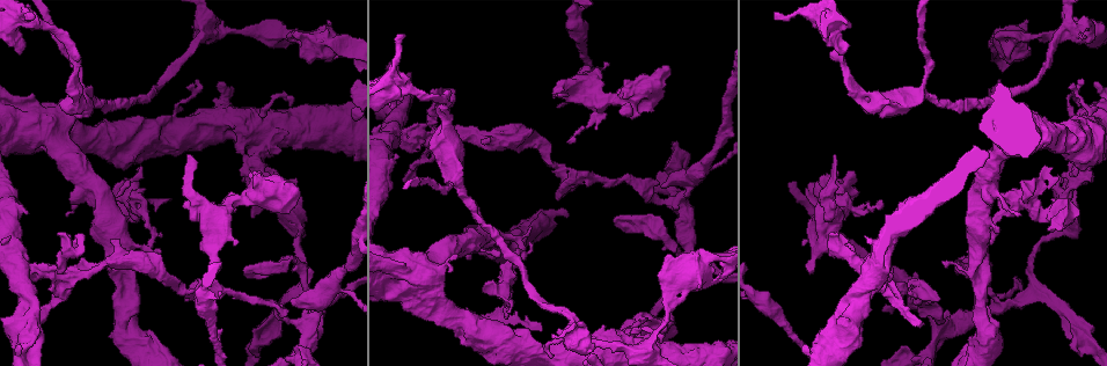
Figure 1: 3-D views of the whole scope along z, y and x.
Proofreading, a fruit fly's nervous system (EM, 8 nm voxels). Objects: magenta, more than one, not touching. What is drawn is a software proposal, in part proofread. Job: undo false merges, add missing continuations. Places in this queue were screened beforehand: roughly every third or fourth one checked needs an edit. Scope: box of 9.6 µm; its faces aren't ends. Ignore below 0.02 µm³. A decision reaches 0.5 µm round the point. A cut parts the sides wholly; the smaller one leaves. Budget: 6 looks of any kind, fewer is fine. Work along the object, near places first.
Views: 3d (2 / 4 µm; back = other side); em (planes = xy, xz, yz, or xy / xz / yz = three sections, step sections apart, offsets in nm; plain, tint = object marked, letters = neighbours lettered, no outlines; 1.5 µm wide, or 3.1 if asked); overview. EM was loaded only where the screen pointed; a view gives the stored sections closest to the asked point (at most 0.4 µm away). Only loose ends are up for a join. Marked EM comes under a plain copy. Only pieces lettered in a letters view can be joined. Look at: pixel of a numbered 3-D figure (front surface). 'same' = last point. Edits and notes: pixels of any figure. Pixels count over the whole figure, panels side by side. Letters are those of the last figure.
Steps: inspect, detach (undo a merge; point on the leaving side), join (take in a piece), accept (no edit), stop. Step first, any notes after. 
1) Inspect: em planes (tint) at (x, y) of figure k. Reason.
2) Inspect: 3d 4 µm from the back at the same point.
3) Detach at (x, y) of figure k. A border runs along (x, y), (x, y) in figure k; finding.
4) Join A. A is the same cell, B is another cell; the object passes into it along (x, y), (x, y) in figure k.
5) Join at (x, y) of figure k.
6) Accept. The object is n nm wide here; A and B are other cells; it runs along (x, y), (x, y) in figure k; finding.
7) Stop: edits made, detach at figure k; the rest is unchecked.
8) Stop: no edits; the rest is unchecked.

Inspect: 3d 2 µm from the back at (992, 202) of figure 1. Branch stops here.

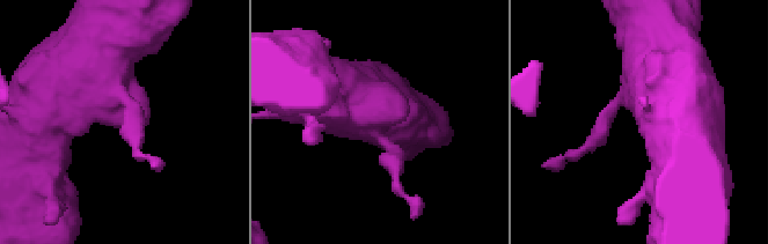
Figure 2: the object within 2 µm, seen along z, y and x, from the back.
Inspect: em xz step 4 (tint) at (147, 124) of figure 2.

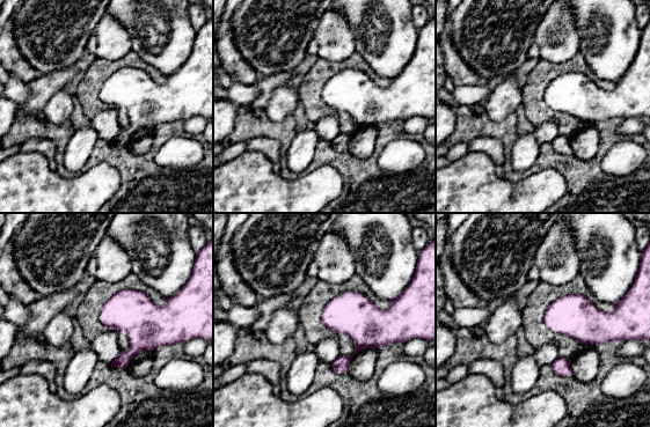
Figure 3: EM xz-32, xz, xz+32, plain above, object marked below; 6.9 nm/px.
Inspect: em planes (letters) at the same point.

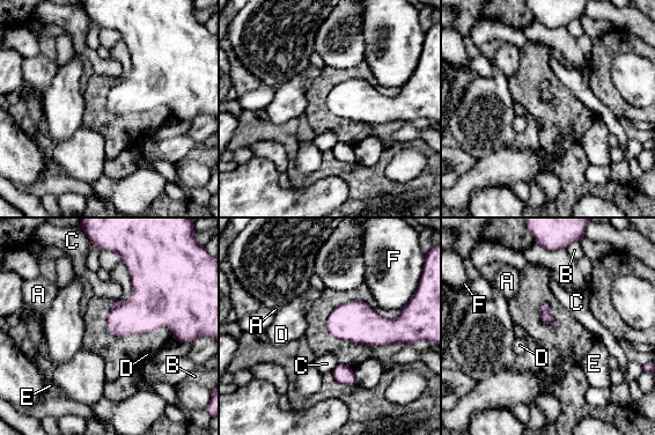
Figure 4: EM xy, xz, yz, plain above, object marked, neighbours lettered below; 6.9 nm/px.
Accept. A, B, C, D, E and F are other cells; a border runs along (186, 341), (181, 344) in figure 4; none of them fits.

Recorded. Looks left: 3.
Inspect: 3d 2 µm at (1062, 226) of figure 1. An open end.

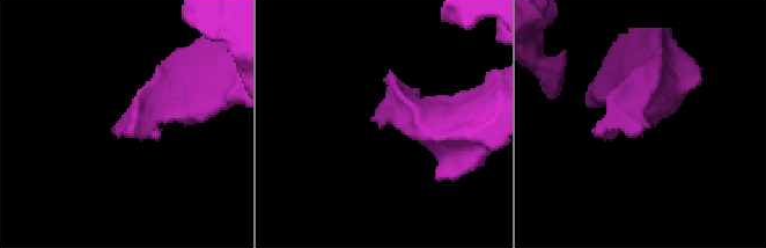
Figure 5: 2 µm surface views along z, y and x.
Inspect: em planes (tint) at (372, 119) of figure 5. Now the EM.

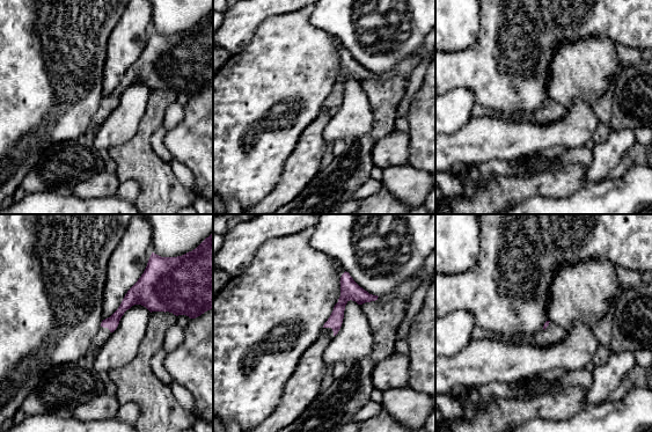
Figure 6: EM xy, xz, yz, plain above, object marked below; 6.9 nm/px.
Inspect: em planes (letters) at the same point.

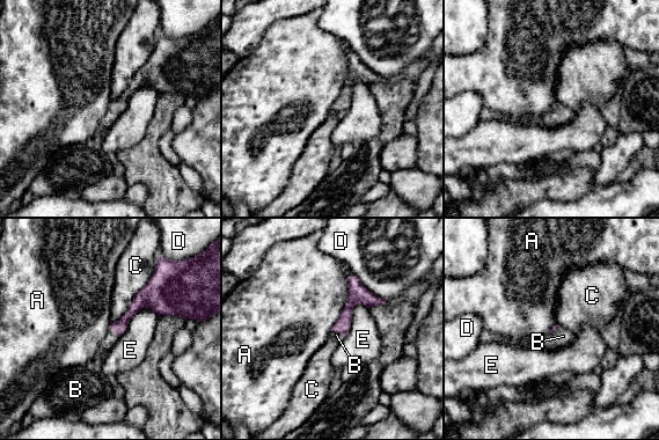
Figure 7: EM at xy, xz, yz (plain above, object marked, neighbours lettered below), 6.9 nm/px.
Join B. B is the same cell, A, C, D and E are other cells; the object passes into it along (343, 324), (339, 331), (336, 335) in figure 7; the neuron continues.

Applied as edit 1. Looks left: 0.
Stop: edits made, join at figure 7; the rest is unchecked.

